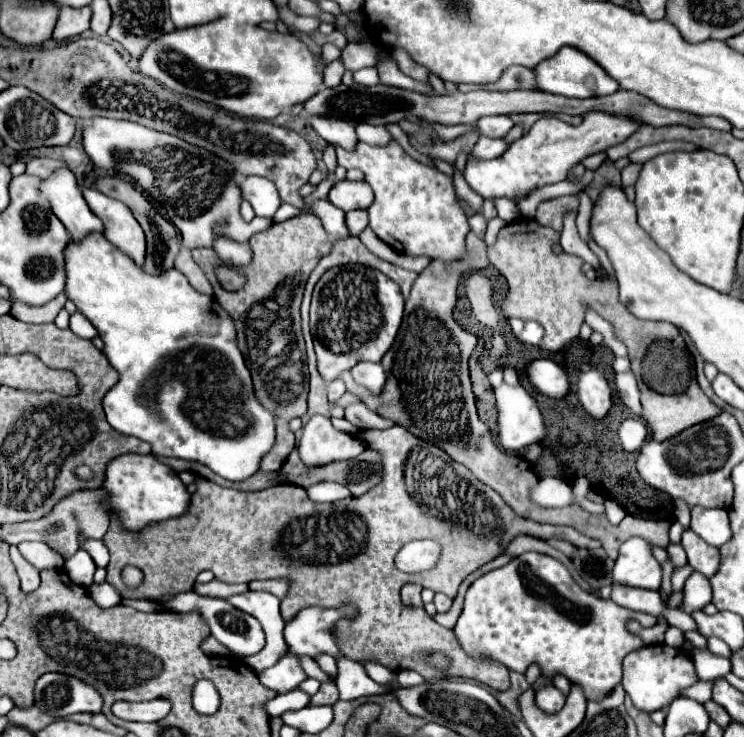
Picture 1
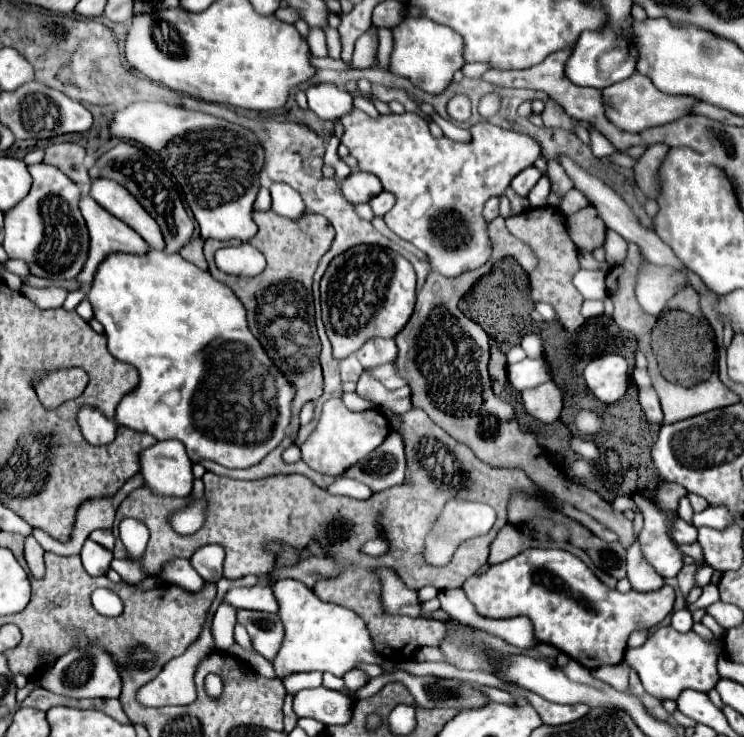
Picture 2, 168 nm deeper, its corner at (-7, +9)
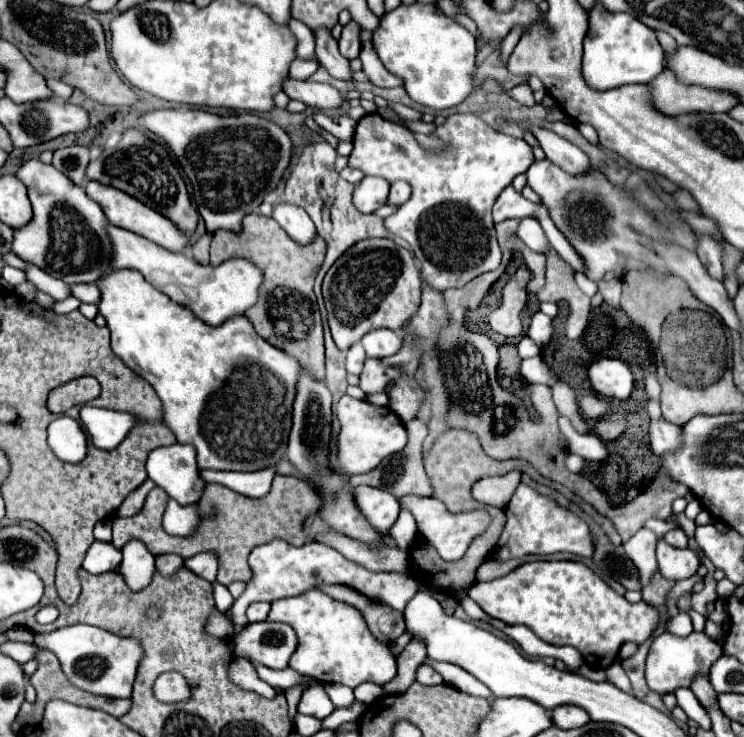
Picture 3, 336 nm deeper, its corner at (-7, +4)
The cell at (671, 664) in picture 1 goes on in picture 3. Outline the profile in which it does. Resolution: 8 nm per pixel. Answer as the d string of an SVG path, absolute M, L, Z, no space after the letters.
M663 633L653 639L649 655L647 655L647 667L645 667L645 679L651 691L659 695L667 695L677 691L679 687L691 687L695 677L707 677L709 667L723 655L723 647L717 641L711 641L705 633L691 633L689 637L675 637L671 633Z

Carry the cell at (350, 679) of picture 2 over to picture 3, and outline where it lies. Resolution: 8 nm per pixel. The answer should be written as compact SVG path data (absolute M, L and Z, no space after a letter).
M367 681L367 683L361 683L359 687L355 687L355 699L357 701L363 701L363 703L375 703L377 699L381 699L385 695L385 689L381 687L381 685L377 685L377 683L371 683L371 681Z

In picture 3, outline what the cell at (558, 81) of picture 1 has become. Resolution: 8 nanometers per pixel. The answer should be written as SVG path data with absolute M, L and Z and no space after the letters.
M595 1L589 15L589 31L583 41L583 79L595 91L607 91L627 83L649 83L663 67L663 49L653 29L639 23L629 13L609 13Z

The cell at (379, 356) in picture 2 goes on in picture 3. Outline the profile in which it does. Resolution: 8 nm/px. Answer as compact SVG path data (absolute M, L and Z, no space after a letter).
M375 329L361 339L367 359L383 359L389 355L395 355L401 349L401 343L403 341L397 335L397 331L391 331L391 329Z

